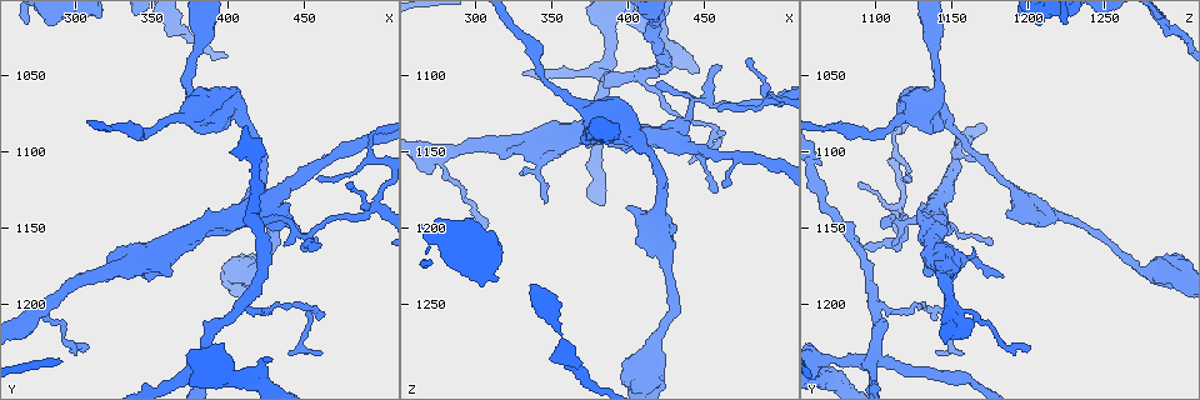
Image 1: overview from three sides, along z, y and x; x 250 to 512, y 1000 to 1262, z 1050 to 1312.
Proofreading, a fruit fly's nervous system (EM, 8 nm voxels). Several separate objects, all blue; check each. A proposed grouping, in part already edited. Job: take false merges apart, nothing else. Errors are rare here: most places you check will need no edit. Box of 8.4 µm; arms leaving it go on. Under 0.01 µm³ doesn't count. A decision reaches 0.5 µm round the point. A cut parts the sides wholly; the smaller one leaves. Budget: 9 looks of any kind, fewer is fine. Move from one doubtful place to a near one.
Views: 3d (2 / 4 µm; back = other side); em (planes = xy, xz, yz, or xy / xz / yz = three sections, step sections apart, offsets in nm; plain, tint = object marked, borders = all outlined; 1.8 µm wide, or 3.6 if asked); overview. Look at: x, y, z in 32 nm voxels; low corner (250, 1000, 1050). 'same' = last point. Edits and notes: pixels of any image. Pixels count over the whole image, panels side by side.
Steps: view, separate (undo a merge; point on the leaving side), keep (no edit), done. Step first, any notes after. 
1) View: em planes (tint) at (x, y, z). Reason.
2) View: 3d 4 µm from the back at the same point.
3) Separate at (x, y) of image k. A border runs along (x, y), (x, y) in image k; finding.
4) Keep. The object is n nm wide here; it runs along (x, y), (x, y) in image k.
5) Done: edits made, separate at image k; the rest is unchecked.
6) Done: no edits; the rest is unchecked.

View: em yz step 8 (tint) at (458, 1202, 1134). Sharp bend.

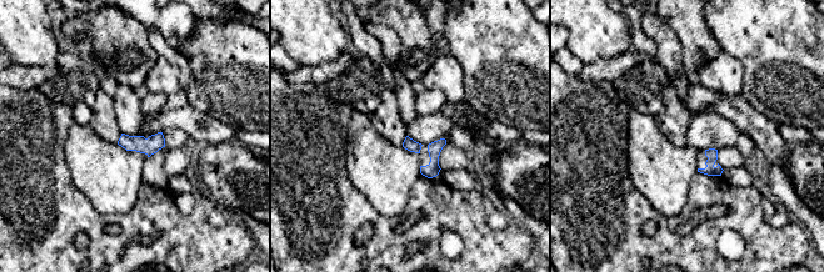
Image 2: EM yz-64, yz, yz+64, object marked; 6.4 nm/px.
View: em planes (tint) at the same point.

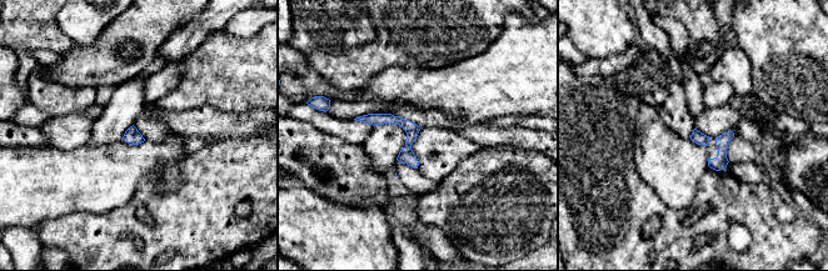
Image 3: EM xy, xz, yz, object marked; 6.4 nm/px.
Keep. The object is 80 nm wide here; it runs along (365, 118), (400, 121), (414, 164) in image 3; all the same cell.

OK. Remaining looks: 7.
View: em 3.6 µm planes (tint) at (488, 1140, 1118). A fork.

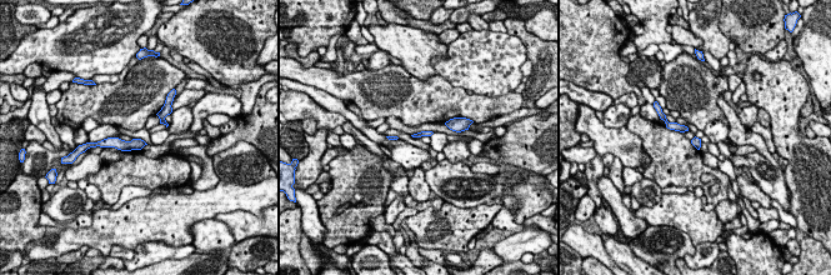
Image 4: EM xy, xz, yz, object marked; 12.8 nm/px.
Keep. It runs along (140, 143), (104, 144) in image 4; all the same cell.

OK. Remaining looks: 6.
View: 3d 2 µm at (422, 1140, 1140). Small branch off a trunk.

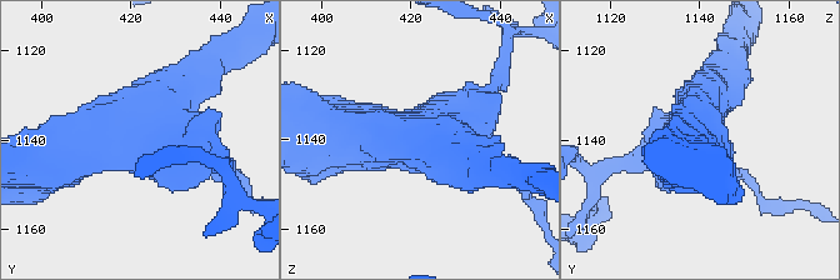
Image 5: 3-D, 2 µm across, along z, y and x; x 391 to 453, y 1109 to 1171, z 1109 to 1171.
View: em planes (tint) at (421, 1140, 1140). 4 arms meet here; need the tissue.

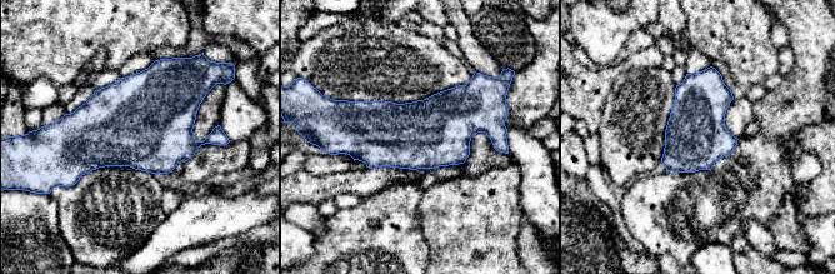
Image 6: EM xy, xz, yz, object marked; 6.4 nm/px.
Keep. One cell here.

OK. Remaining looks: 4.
View: em xy step 16 (tint) at (384, 1234, 1098). Thick turns thin.

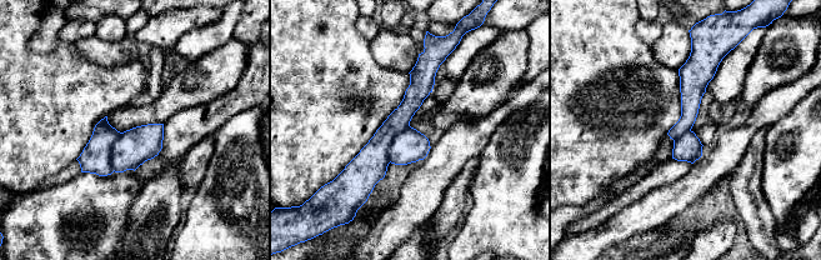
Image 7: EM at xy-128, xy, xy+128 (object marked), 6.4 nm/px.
View: em planes (tint) at the same point.

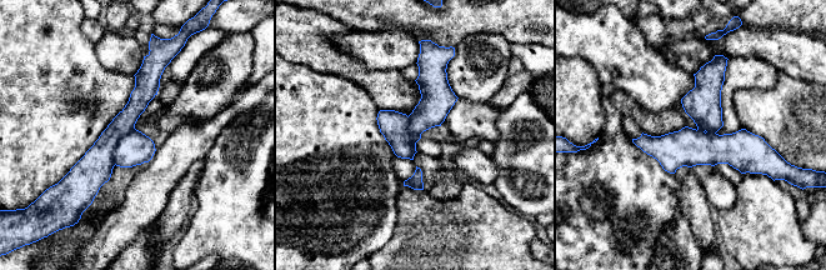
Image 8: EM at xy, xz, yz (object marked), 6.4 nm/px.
Separate at (94, 169) of image 8. The part that leaves runs along (161, 63), (105, 144), (88, 190) in image 8; two cells meet here.

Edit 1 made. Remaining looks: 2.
Done: edits made, separate at image 8; the rest is unchecked.

